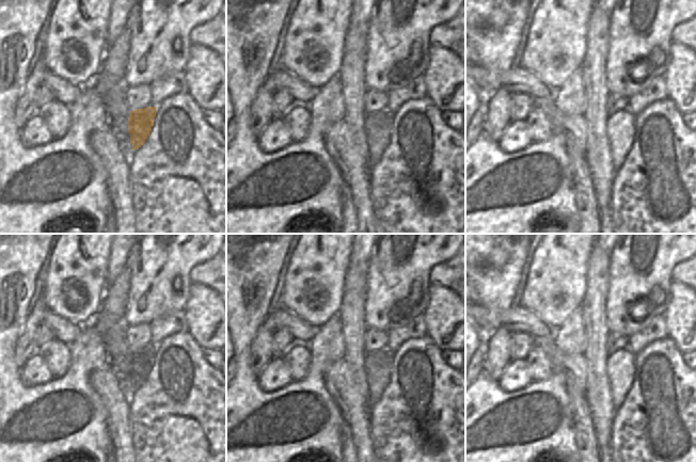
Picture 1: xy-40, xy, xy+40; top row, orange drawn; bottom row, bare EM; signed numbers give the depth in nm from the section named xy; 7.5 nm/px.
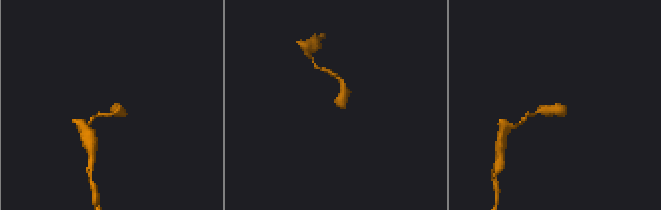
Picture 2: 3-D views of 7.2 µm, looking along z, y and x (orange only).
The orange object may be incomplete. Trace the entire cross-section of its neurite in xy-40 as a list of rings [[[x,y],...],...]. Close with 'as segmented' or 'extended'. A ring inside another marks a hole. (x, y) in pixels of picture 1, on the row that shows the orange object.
[[[146,107],[130,111],[128,116],[128,133],[132,150],[141,147],[149,136],[155,116],[156,107]]] | as segmented

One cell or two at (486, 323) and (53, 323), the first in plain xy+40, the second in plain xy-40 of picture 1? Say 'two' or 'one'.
one

